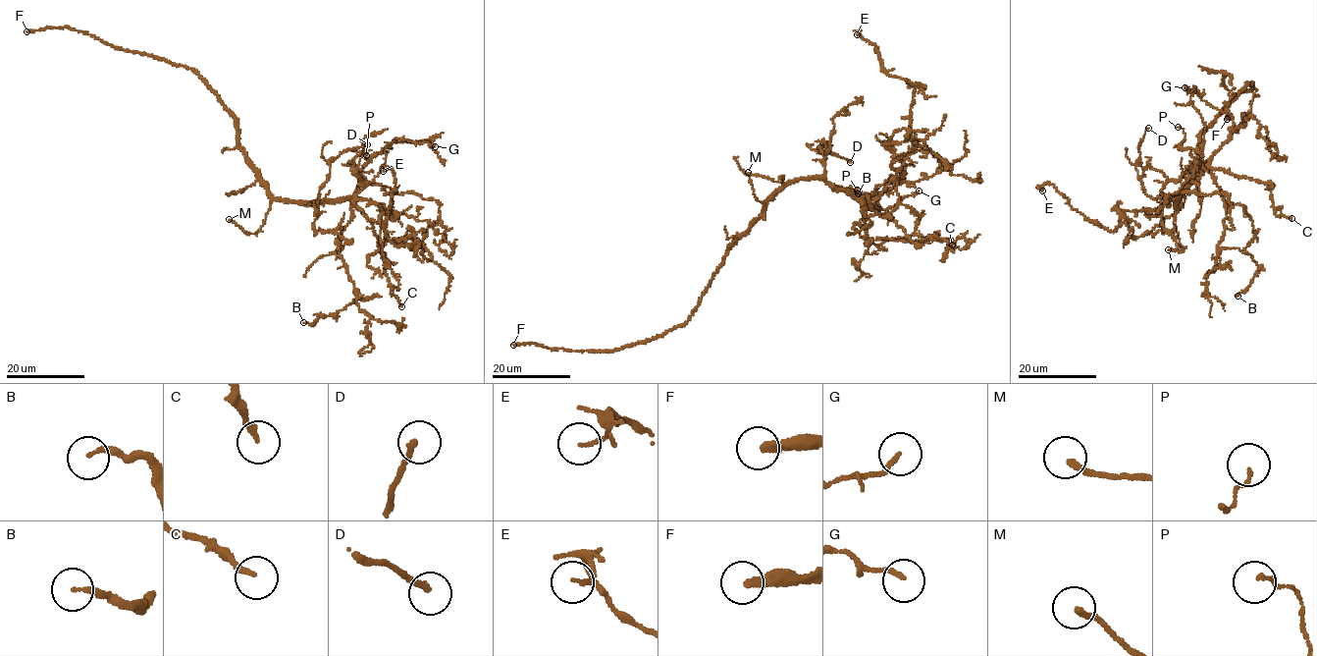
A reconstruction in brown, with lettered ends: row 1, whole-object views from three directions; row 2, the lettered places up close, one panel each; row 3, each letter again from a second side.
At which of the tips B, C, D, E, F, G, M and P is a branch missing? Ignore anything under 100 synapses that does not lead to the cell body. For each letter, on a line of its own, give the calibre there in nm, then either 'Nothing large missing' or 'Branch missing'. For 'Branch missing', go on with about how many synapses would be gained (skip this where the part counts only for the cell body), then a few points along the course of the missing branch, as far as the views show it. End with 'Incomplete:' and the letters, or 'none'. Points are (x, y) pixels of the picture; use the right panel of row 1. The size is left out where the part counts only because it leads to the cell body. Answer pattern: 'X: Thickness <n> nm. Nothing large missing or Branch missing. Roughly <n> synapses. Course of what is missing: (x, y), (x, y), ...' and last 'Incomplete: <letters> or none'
B: Thickness 190 nm. Nothing large missing
C: Thickness 200 nm. Nothing large missing
D: Thickness 200 nm. Nothing large missing
E: Thickness 120 nm. Nothing large missing
F: Thickness 280 nm. Branch missing. Roughly 350 synapses. Course of what is missing: (1227, 119), (1201, 172), (1229, 210), (1228, 235), (1242, 237), (1255, 250), (1244, 280), (1257, 290), (1268, 265)
G: Thickness 160 nm. Nothing large missing
M: Thickness 200 nm. Nothing large missing
P: Thickness 110 nm. Nothing large missing
Incomplete: F

